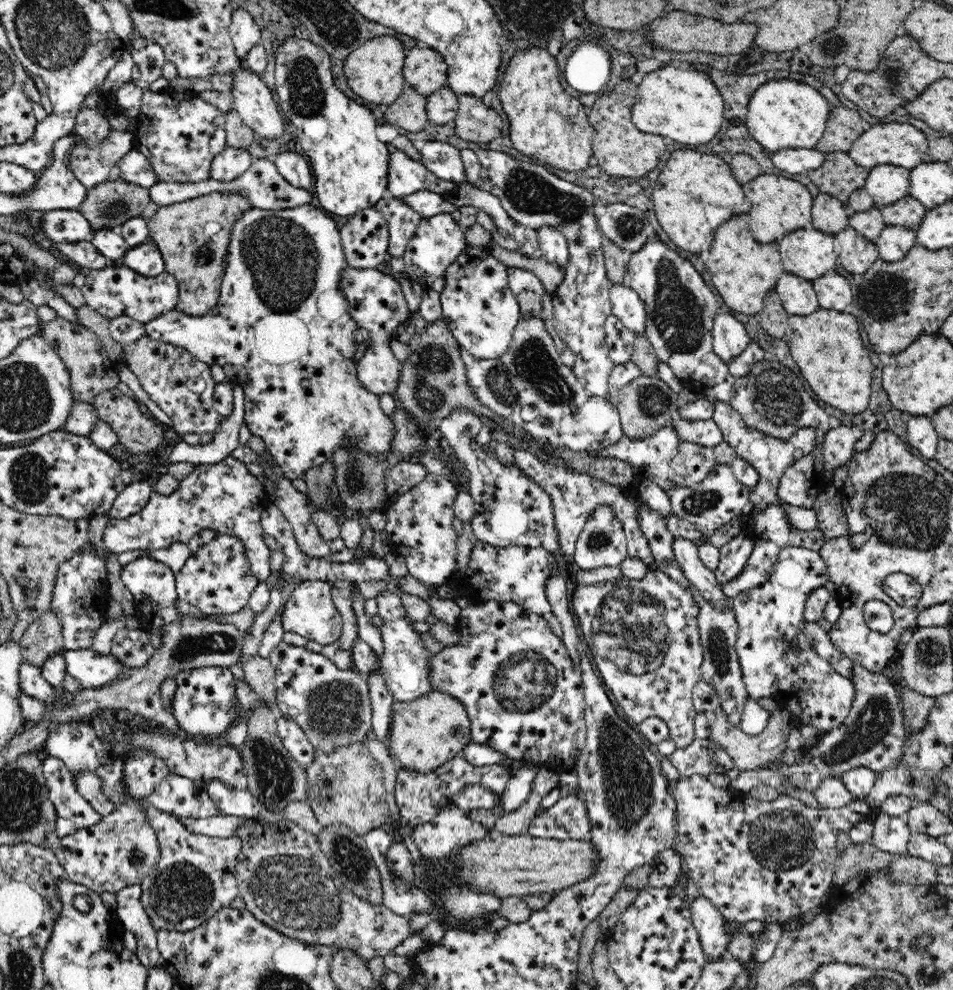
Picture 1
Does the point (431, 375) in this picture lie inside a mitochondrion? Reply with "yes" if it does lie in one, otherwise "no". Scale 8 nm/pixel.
yes

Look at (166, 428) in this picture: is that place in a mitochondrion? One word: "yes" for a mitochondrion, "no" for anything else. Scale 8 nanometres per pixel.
no

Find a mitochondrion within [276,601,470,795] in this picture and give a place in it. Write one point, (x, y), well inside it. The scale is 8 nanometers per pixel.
(334, 709)

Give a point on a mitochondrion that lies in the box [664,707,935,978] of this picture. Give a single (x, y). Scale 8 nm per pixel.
(782, 839)

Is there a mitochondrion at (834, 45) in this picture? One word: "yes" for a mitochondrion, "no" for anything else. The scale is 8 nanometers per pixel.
yes

